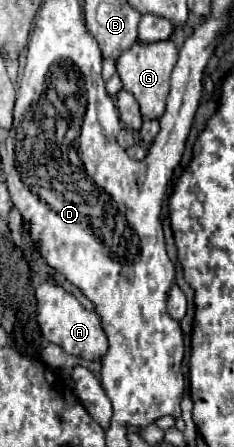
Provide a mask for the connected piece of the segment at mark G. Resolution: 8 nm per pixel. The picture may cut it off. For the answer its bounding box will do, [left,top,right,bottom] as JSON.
[116,39,178,119]

